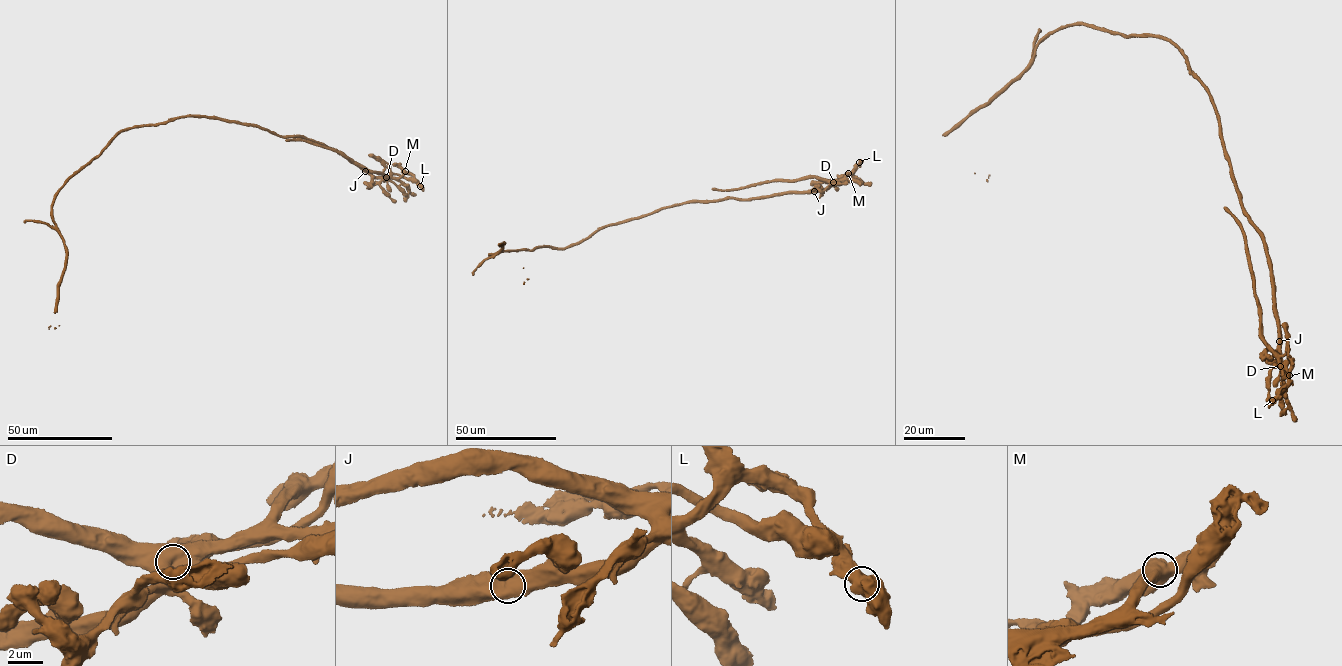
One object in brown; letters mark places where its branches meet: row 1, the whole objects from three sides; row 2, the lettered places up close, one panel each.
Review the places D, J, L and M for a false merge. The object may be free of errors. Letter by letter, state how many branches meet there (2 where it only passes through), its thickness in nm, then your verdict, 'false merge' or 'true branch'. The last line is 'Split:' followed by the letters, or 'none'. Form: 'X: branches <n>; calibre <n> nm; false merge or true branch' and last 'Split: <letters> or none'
D: branches 1; calibre 1200 nm; false merge
J: branches 1; calibre 1050 nm; true branch
L: branches 1; calibre 1050 nm; true branch
M: branches 1; calibre 850 nm; true branch
Split: D

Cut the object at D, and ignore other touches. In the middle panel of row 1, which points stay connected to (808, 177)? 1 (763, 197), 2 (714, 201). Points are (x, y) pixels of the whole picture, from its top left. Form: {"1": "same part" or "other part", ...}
{"1": "other part", "2": "other part"}

